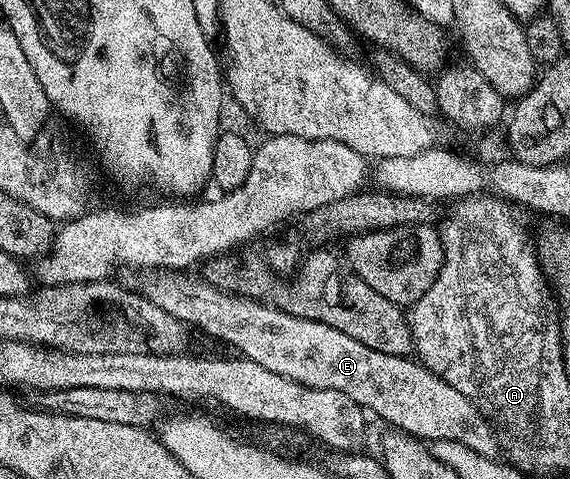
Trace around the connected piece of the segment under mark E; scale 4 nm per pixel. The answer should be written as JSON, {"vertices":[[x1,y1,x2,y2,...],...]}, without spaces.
{"vertices":[[144,268,131,272,130,287,139,295,149,298,161,310,173,314,173,318,183,321,192,329,200,328,211,336,228,340,236,348,238,355,245,360,257,362,257,366,265,366,265,370,273,370,273,374,281,374,293,382,303,384,307,388,321,390,341,390,341,394,349,394,359,407,380,416,392,429,406,432,423,442,452,440,458,444,469,446,482,456,494,457,500,451,499,438,491,423,481,415,461,394,461,390,453,390,449,382,445,382,437,374,433,374,418,359,405,356,381,354,381,350,369,350,357,338,349,338,349,334,341,334,341,330,333,330,333,326,325,326,323,322,313,322,305,318,290,316,280,308,272,308,270,304,262,304,260,300,249,300,245,296,236,296,215,288,206,279,187,276,186,271,170,268]]}

